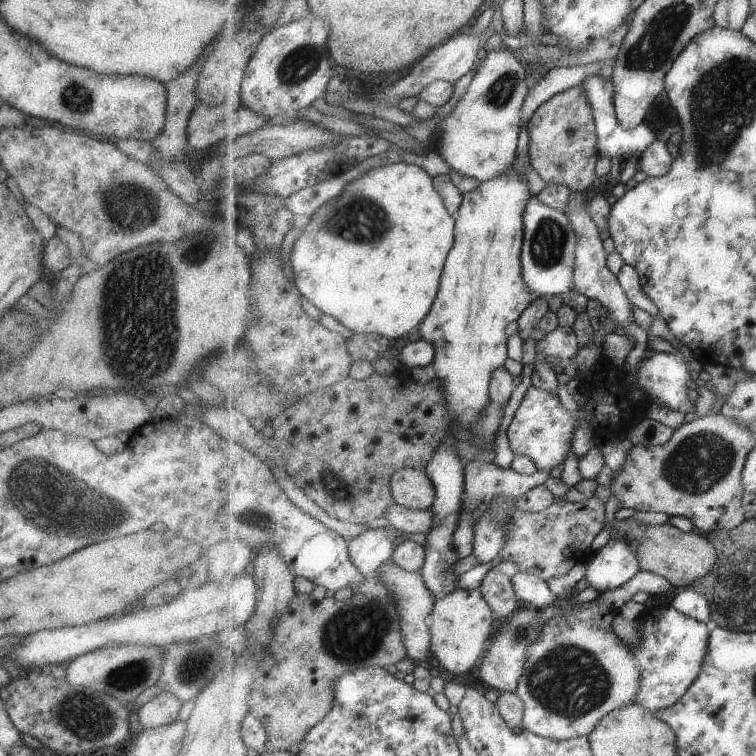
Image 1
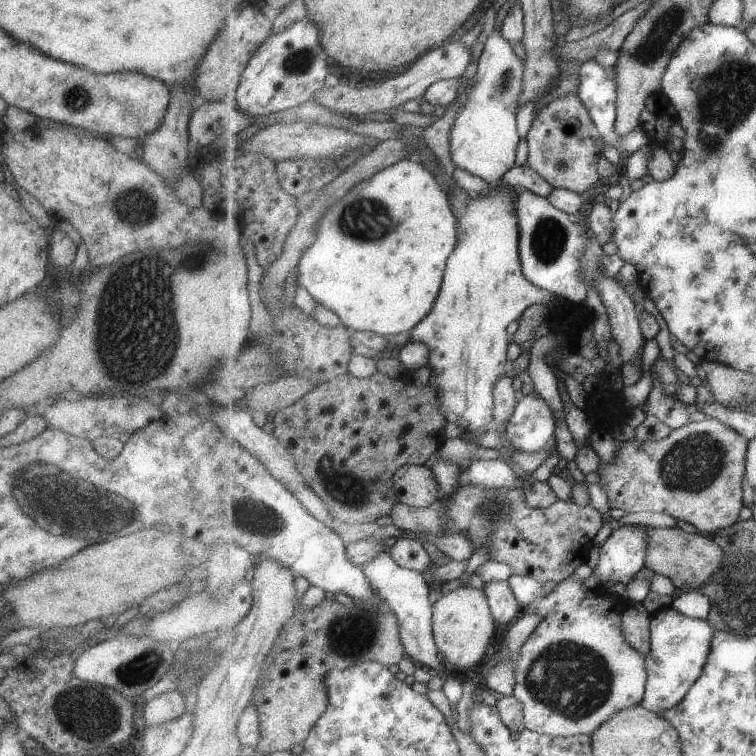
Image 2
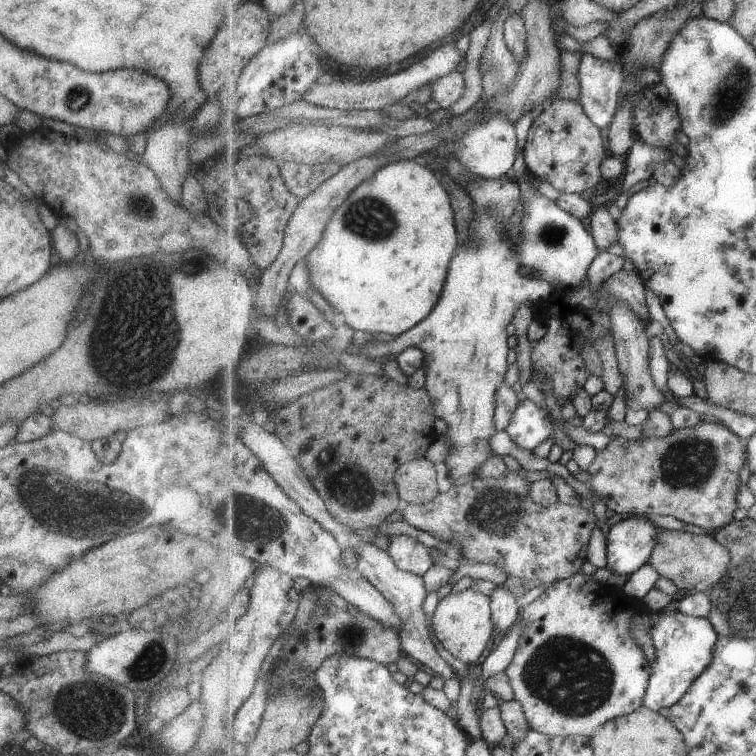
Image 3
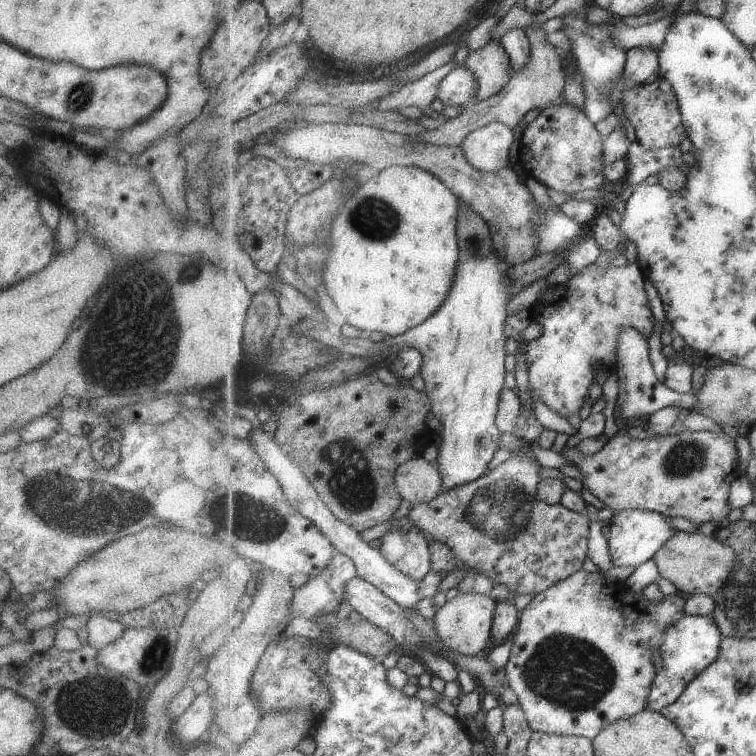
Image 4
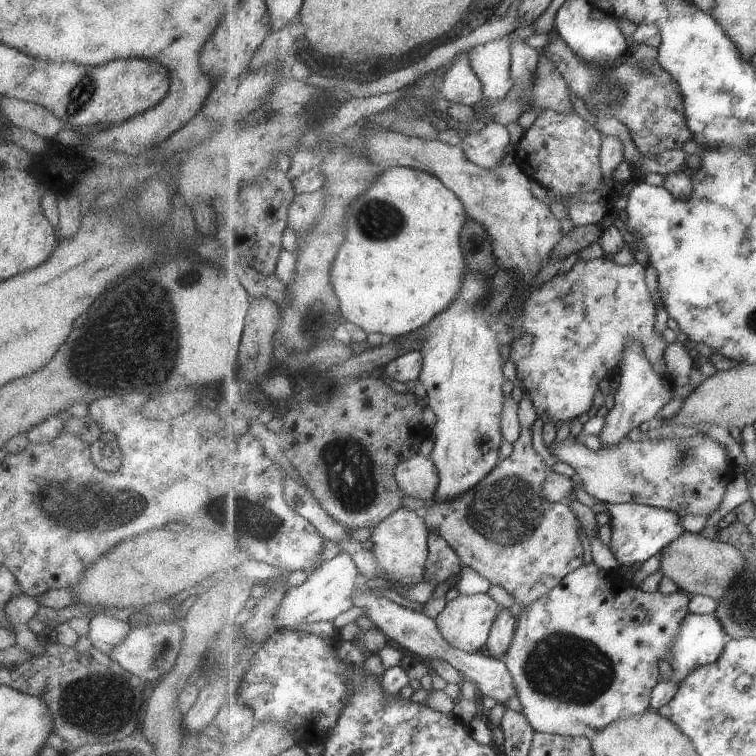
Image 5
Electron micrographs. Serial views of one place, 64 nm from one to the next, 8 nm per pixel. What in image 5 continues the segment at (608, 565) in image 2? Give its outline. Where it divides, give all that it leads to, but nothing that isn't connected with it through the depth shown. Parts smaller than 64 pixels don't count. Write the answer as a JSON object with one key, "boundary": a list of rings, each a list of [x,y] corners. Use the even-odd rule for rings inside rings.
{"boundary":[[[635,502],[611,506],[609,521],[612,533],[610,547],[622,566],[644,563],[685,532],[681,526],[681,516],[673,510]]]}

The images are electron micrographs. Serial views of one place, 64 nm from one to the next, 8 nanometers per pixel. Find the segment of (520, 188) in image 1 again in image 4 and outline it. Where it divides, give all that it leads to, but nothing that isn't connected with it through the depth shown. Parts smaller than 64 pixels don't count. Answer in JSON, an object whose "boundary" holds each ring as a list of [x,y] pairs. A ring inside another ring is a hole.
{"boundary":[[[495,249],[489,256],[483,258],[469,258],[459,262],[457,274],[453,278],[453,286],[447,294],[445,304],[423,324],[405,332],[405,334],[374,342],[366,336],[363,338],[347,338],[339,344],[342,355],[370,358],[378,361],[381,356],[389,356],[401,352],[407,347],[413,347],[424,354],[424,365],[420,375],[425,382],[425,390],[432,402],[432,413],[438,418],[440,424],[440,447],[436,457],[437,464],[443,475],[443,486],[447,490],[465,486],[483,478],[490,470],[497,450],[499,450],[499,437],[502,432],[497,426],[497,413],[501,402],[501,392],[505,384],[505,356],[507,356],[505,325],[509,316],[509,300],[511,300],[511,286],[515,280],[507,274],[507,267],[503,256],[499,256]]]}

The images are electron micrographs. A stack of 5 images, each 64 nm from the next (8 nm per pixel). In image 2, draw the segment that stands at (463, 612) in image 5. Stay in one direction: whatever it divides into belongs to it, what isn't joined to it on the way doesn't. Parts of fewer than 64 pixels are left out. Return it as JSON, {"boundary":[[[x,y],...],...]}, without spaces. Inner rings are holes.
{"boundary":[[[459,587],[443,596],[434,604],[432,618],[434,638],[444,663],[452,671],[467,670],[487,657],[487,648],[491,638],[497,632],[497,624],[493,618],[492,606],[483,589]]]}

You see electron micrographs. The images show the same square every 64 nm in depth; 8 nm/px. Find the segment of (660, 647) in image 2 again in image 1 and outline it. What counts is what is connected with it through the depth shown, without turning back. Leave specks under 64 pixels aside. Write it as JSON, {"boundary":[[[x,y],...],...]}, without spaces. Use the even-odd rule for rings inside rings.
{"boundary":[[[671,604],[646,608],[641,618],[641,642],[639,646],[630,646],[630,652],[637,658],[643,672],[641,694],[637,696],[636,703],[657,712],[675,704],[701,674],[709,650],[712,624],[691,618]]]}

